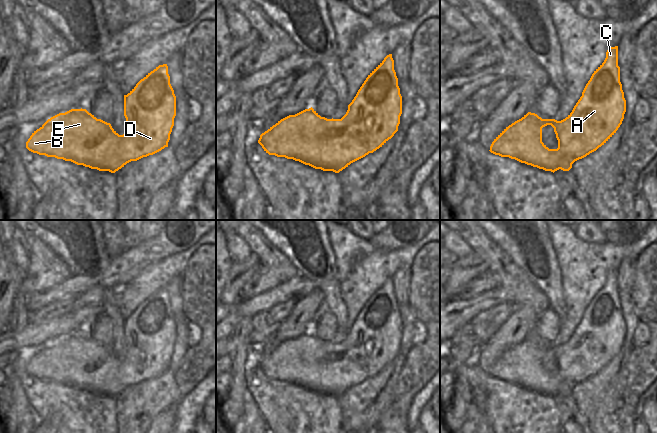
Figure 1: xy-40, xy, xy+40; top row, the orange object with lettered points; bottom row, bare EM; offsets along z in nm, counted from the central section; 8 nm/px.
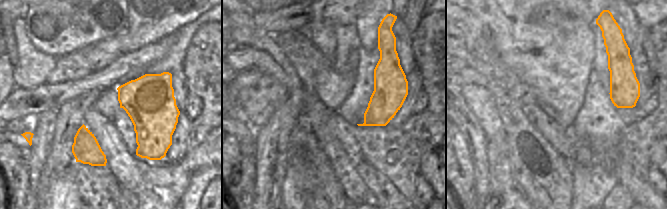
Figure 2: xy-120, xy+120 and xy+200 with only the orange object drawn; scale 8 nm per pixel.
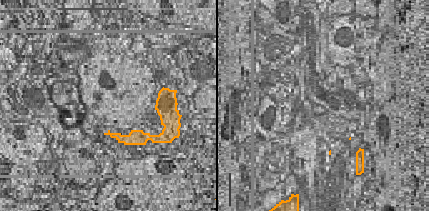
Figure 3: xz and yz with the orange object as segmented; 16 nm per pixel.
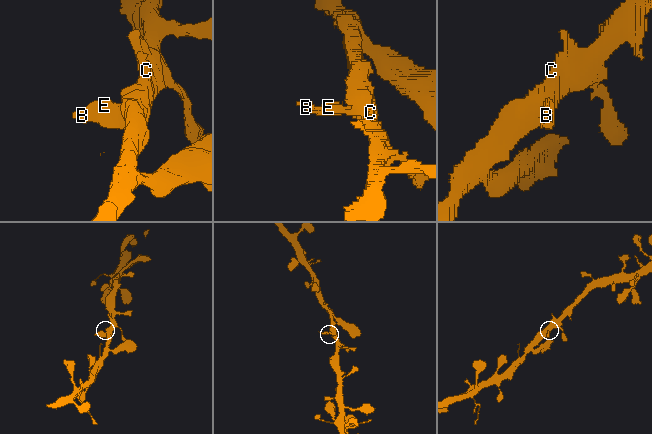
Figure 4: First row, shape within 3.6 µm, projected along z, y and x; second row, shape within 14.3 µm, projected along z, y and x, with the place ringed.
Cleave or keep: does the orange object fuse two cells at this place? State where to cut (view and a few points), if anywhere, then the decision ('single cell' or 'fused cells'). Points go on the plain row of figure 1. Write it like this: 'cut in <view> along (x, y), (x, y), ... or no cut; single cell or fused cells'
no cut; single cell

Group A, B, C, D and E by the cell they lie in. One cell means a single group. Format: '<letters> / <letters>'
A B C D E

